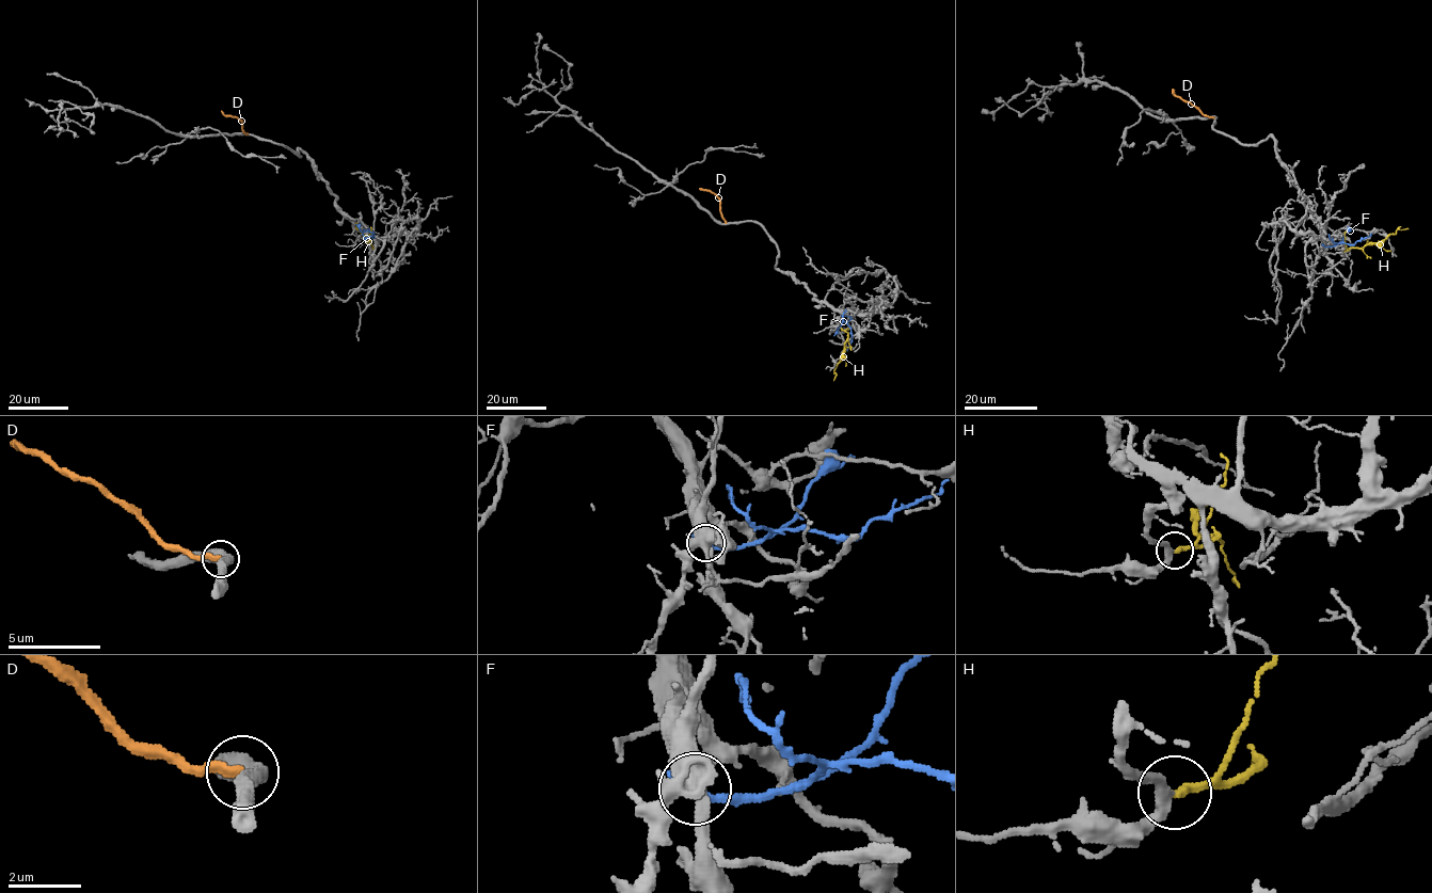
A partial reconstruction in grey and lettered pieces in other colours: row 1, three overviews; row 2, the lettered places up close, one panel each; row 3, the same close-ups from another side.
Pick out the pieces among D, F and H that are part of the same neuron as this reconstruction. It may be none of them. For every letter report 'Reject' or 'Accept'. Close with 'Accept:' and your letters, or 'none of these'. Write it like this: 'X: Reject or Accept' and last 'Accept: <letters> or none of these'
D: Reject
F: Reject
H: Accept
Accept: H

